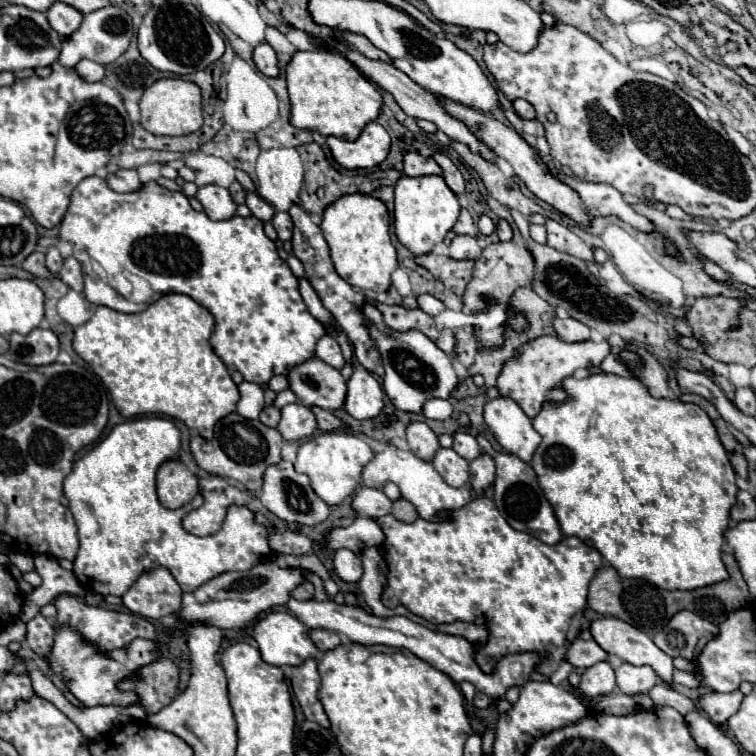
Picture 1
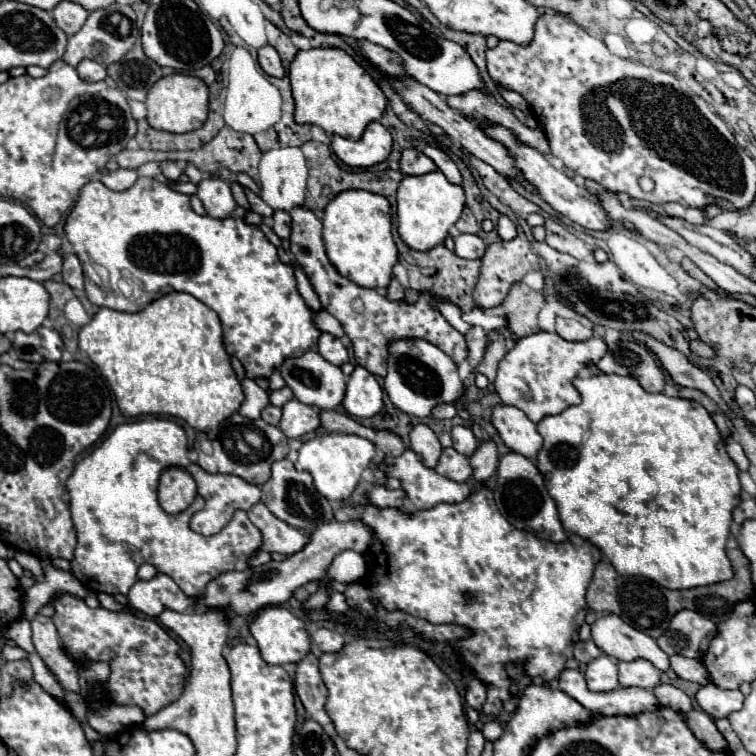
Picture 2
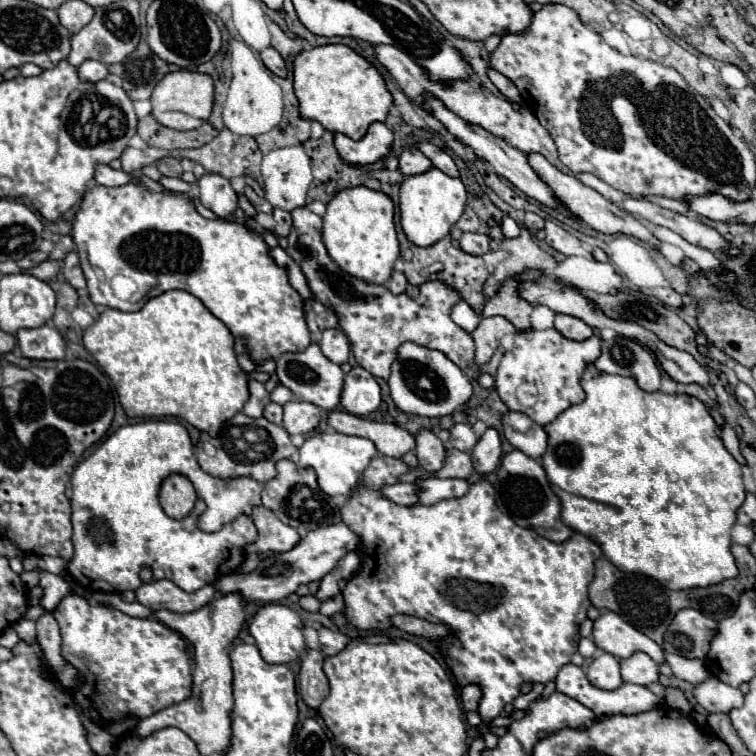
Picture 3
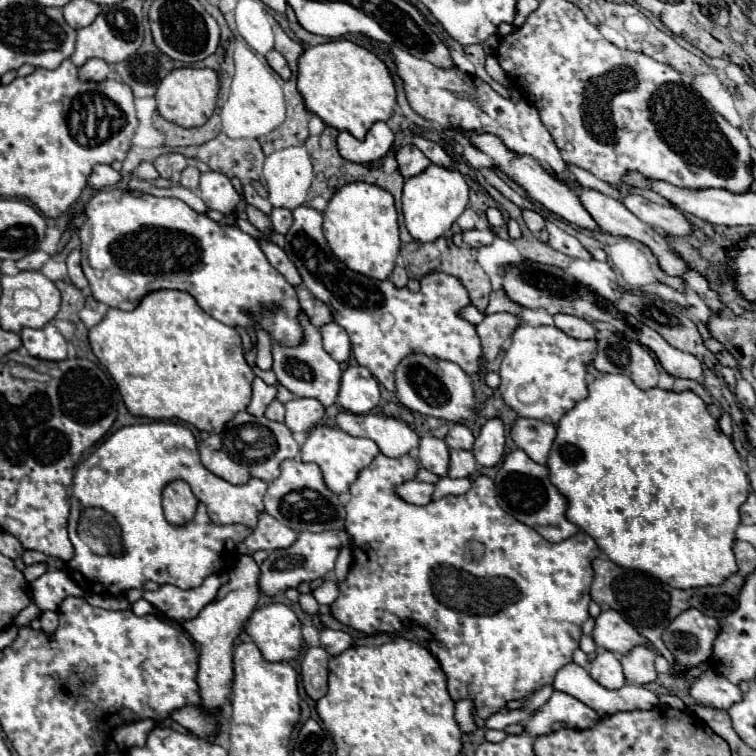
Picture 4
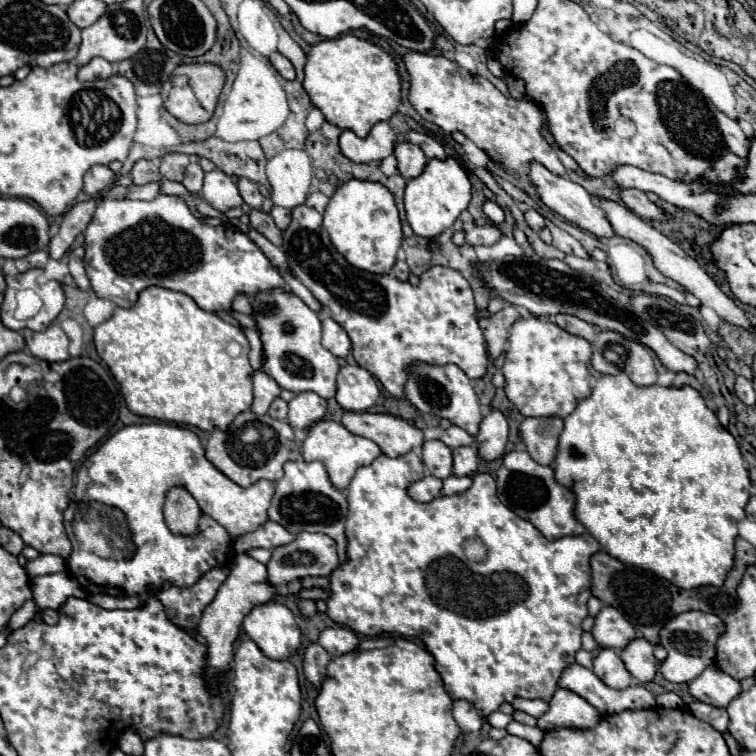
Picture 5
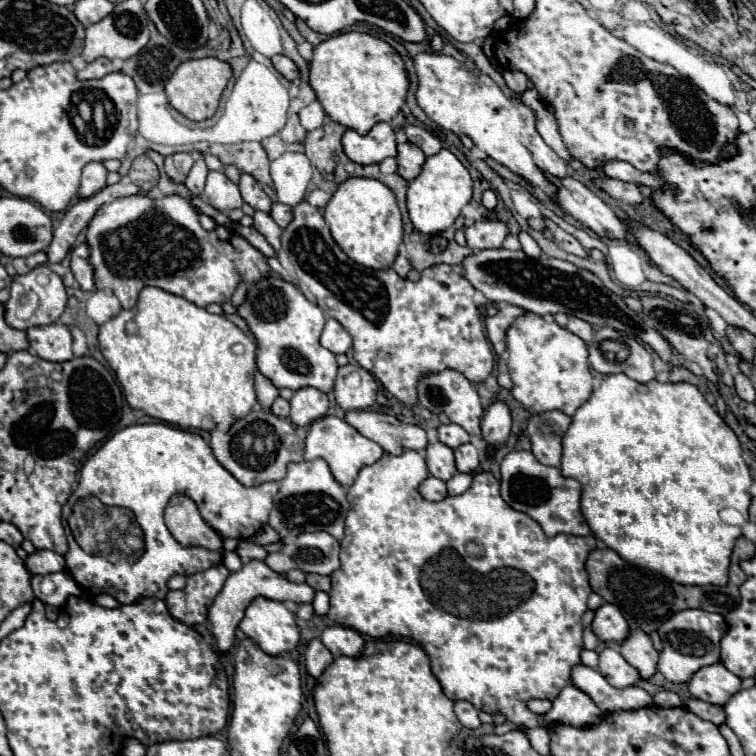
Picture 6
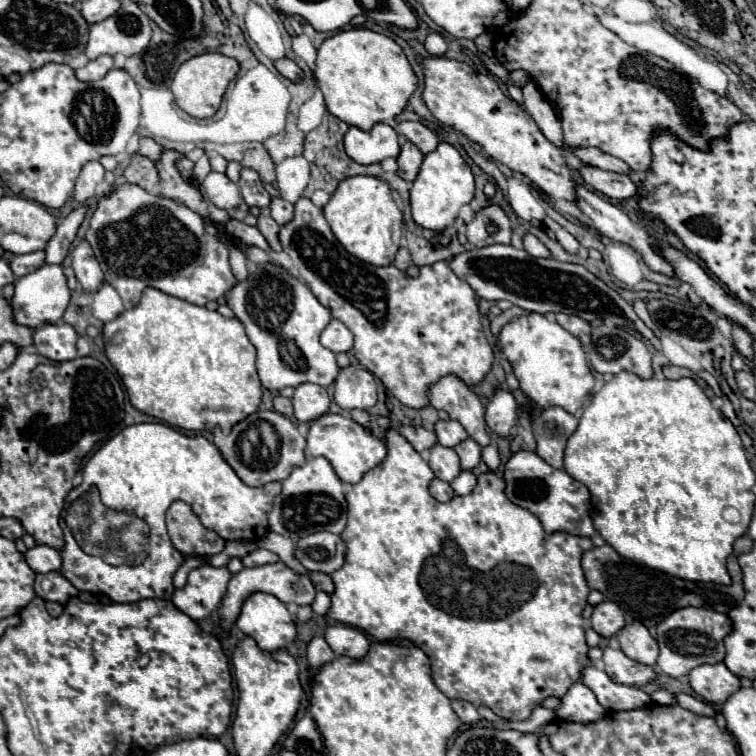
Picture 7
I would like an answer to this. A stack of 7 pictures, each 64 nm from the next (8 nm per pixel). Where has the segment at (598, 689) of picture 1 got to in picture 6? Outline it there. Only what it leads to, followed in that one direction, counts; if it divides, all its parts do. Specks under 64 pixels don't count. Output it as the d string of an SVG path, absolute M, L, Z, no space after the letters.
M604 648L600 652L600 664L598 670L606 676L606 680L616 686L616 688L626 688L632 684L638 684L640 672L636 672L636 668L632 668L624 656L620 656L620 652L612 650L612 648Z

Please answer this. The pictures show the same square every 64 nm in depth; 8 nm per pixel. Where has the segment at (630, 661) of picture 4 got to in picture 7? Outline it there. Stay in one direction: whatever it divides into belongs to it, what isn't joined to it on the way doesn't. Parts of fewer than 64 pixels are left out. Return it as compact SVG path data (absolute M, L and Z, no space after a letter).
M634 620L630 624L626 624L618 634L616 634L620 648L624 650L624 654L632 660L644 662L648 666L656 664L658 658L658 642L650 636L648 628L644 624L640 624L640 620Z

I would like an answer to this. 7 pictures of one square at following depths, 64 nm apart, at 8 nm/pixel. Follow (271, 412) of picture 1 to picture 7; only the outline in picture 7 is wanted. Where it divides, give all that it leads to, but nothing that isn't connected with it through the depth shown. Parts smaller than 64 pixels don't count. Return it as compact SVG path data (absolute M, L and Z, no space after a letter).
M278 394L274 398L274 410L280 412L280 414L284 414L284 416L288 416L288 418L292 418L292 400Z

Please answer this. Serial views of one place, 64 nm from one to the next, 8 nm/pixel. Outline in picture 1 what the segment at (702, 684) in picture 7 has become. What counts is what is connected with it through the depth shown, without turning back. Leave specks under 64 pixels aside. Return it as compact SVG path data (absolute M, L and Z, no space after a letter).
M706 692L700 696L700 706L714 724L726 724L732 714L738 712L744 694L736 692Z

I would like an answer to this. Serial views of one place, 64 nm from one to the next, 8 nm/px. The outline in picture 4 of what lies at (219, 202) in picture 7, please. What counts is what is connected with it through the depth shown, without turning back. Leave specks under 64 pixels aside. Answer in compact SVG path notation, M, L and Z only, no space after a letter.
M204 172L200 178L200 196L210 210L230 214L240 204L240 194L222 172Z

